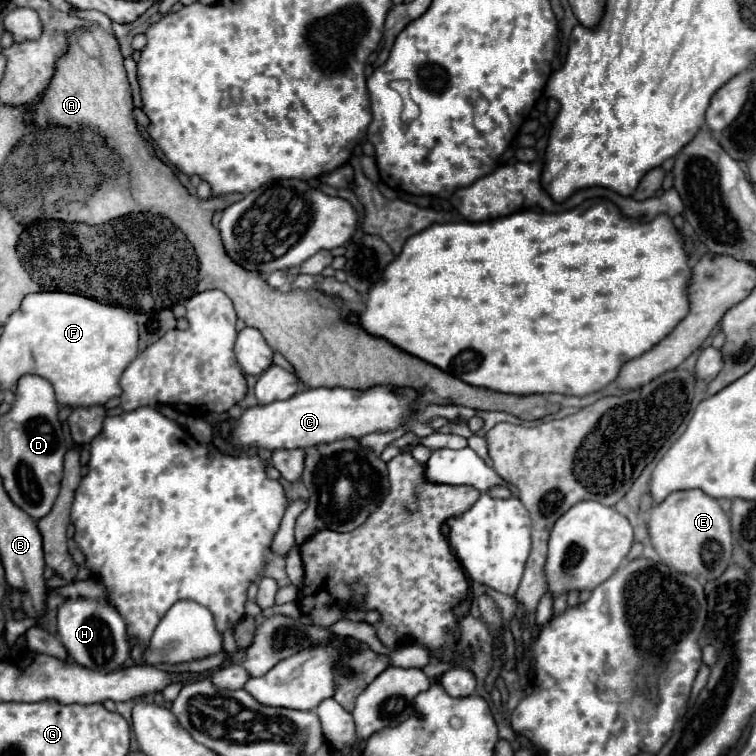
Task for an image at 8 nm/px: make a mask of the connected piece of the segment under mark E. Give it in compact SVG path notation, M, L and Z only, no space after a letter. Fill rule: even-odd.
M703 490L673 492L661 504L653 506L649 518L649 536L661 562L673 570L679 570L681 574L699 576L711 582L719 578L719 574L723 574L733 562L731 520L721 510L719 502L707 496Z

